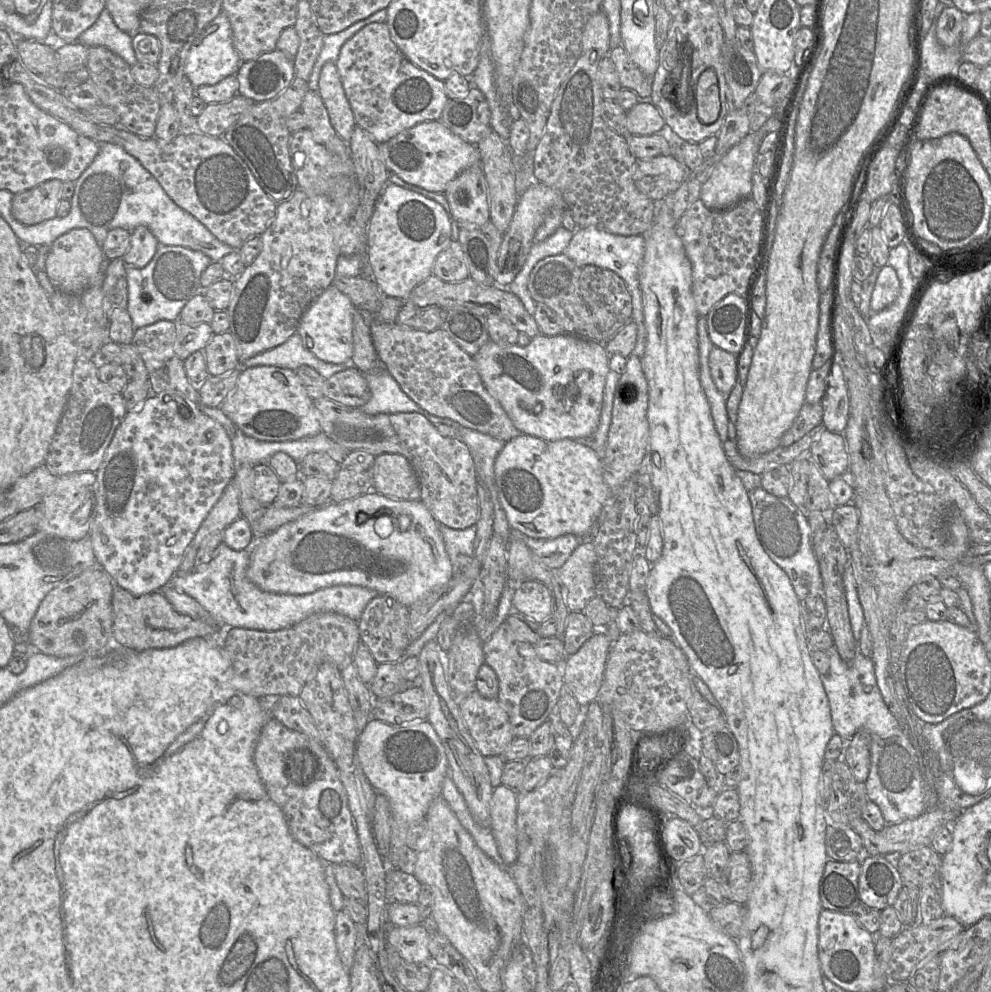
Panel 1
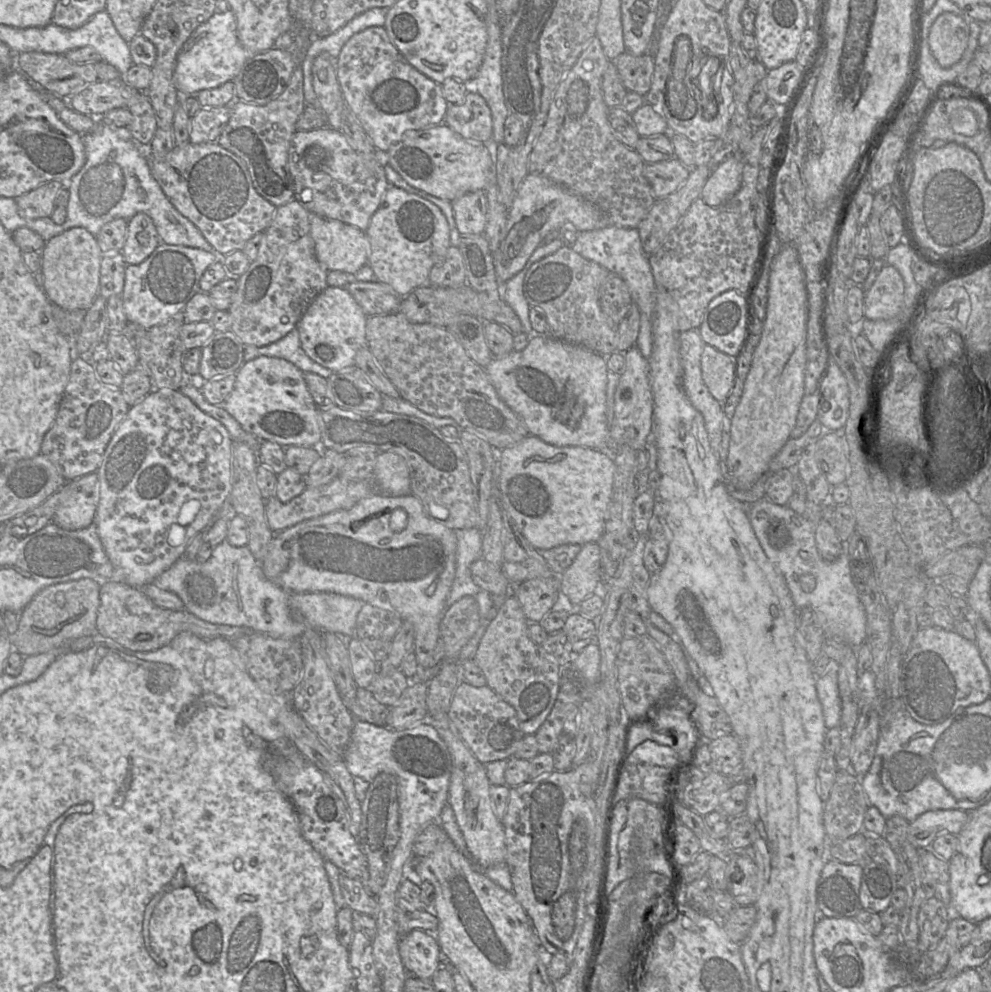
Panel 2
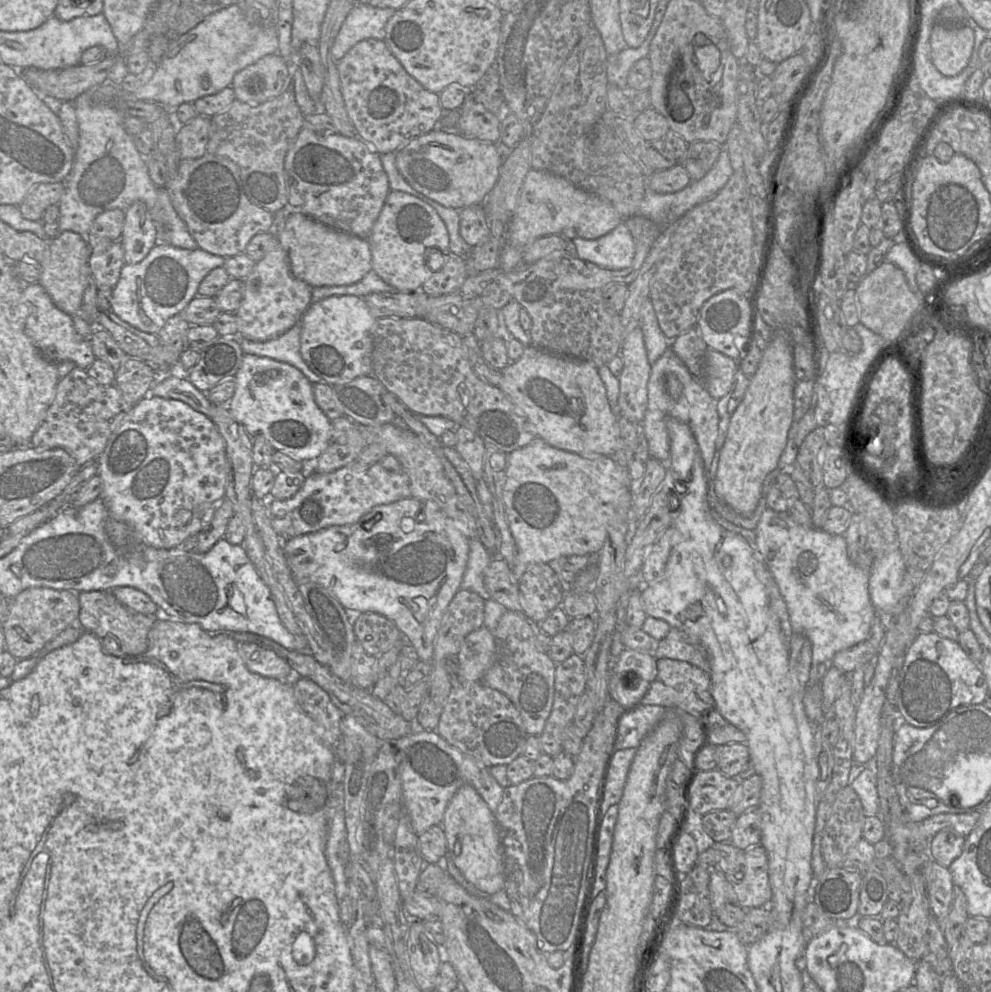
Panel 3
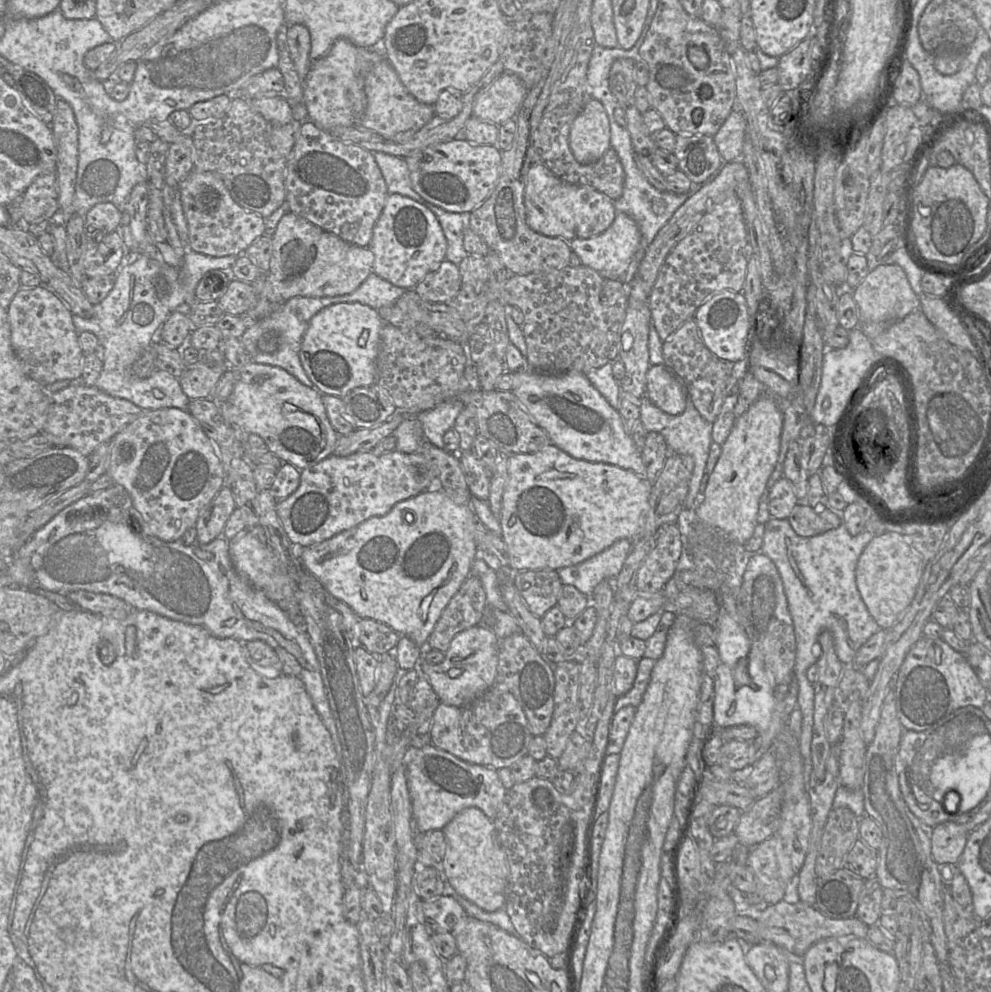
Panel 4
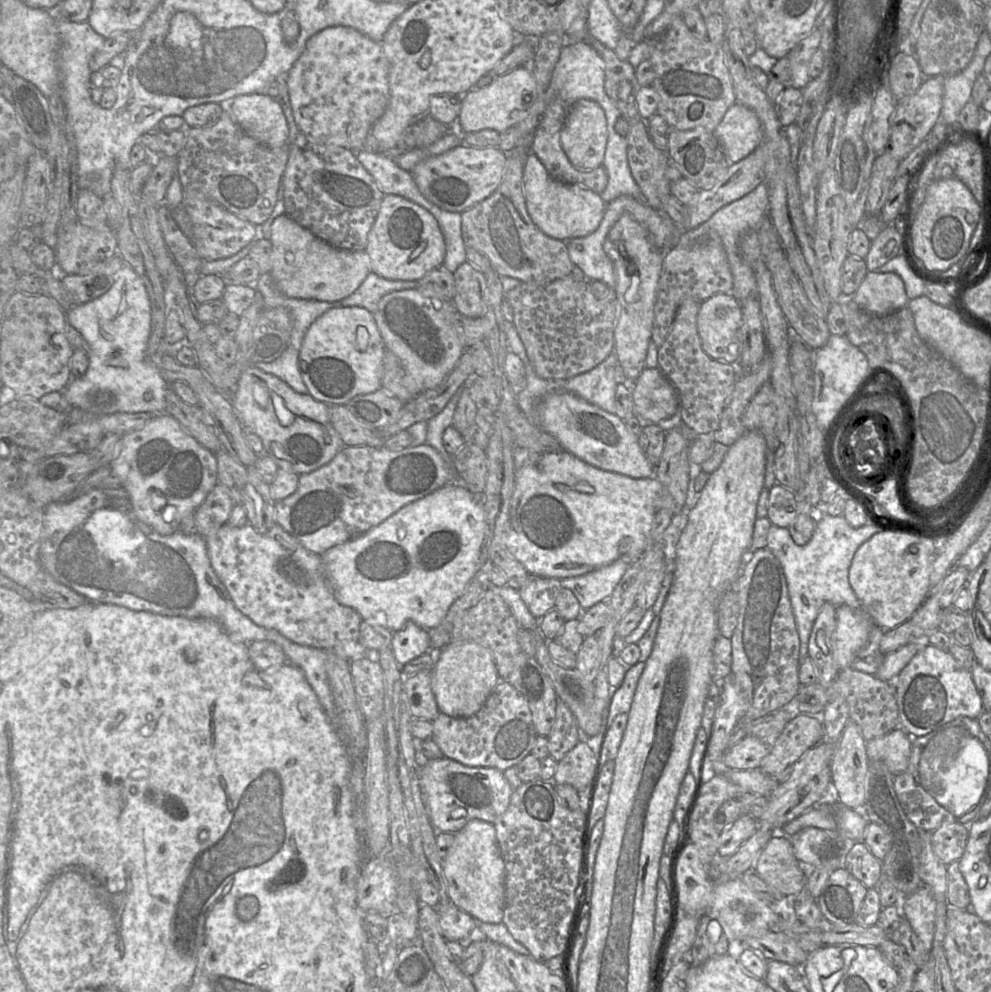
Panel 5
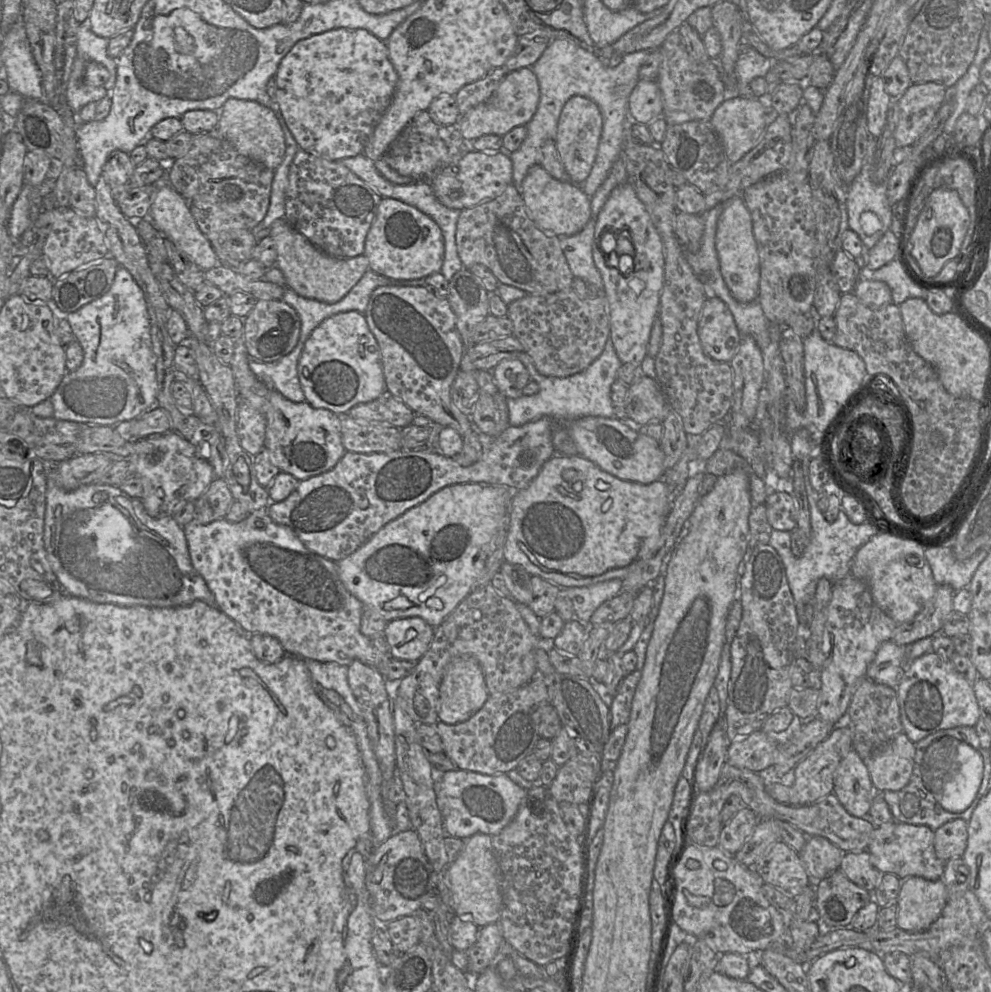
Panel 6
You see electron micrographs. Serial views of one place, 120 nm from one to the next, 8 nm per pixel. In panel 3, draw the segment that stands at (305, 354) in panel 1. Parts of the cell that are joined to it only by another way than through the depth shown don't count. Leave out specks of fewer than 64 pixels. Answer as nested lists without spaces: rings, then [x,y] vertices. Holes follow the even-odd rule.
[[[295,324],[280,336],[264,342],[255,342],[240,338],[244,354],[268,357],[280,362],[286,362],[299,369],[312,383],[323,382],[306,364],[300,353],[301,325]]]

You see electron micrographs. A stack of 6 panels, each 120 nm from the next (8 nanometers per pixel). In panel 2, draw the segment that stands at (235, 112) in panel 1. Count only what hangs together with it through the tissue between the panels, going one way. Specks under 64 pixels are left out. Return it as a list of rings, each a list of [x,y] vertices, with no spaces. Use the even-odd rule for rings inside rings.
[[[230,106],[202,107],[195,116],[190,117],[189,142],[201,144],[215,142],[227,125],[230,117]]]

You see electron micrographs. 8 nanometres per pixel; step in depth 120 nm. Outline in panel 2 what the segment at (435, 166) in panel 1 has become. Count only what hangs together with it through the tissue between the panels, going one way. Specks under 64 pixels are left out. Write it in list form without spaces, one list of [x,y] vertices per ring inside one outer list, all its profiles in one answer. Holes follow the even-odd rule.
[[[445,123],[408,131],[400,141],[390,147],[382,159],[383,166],[389,163],[411,186],[450,202],[468,192],[485,191],[490,182],[490,173],[494,169],[493,149],[488,144],[464,138]]]

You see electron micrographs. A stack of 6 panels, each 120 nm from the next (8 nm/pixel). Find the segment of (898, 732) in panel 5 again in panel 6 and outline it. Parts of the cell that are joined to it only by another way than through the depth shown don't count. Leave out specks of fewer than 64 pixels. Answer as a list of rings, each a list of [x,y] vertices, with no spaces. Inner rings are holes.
[[[904,732],[863,760],[876,791],[898,791],[910,780],[915,758],[915,744]]]

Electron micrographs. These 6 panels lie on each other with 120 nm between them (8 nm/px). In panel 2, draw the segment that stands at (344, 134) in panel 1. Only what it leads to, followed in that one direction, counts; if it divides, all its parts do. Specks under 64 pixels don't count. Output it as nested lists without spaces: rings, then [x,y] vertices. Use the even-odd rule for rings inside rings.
[[[327,52],[319,54],[312,64],[312,83],[317,105],[326,114],[327,126],[339,130],[344,96],[336,74],[336,60]]]

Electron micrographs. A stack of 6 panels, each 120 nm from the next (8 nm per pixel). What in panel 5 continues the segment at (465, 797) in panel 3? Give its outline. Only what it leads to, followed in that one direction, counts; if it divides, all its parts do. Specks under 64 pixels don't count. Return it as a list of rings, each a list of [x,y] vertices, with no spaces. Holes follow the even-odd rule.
[[[470,820],[454,834],[453,844],[442,861],[450,901],[470,914],[476,921],[502,923],[505,910],[505,863],[502,858],[494,824]]]

